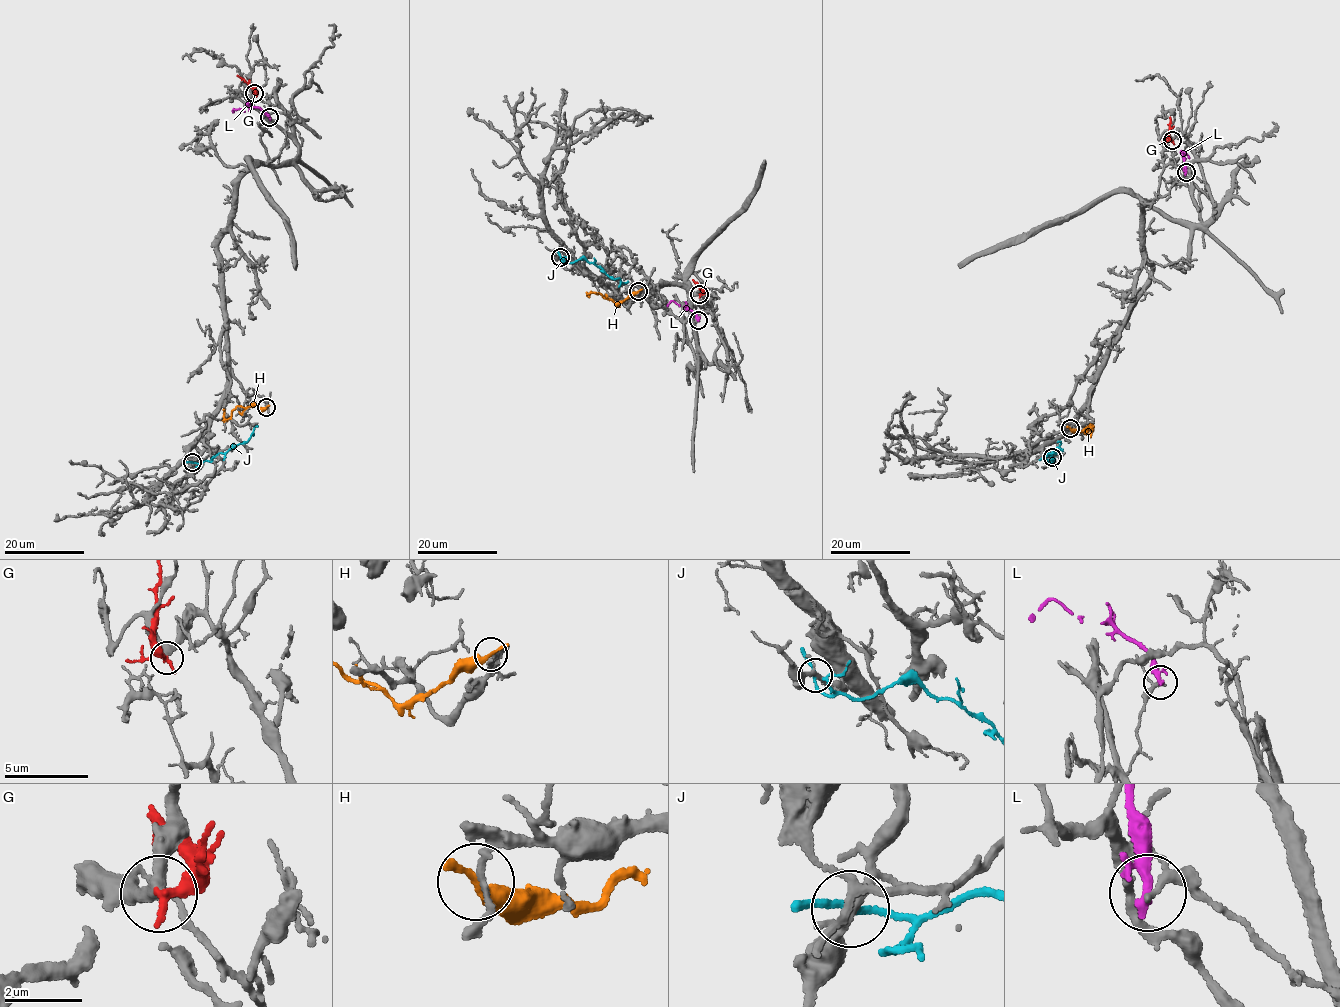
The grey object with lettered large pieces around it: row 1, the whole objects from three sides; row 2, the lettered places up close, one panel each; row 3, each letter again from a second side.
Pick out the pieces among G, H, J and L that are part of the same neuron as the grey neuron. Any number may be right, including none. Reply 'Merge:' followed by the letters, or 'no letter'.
Merge: no letter

